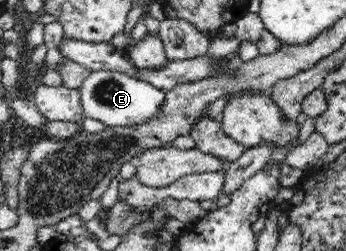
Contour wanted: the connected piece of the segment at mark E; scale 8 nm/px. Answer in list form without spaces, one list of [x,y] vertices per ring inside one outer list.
[[[109,70],[92,72],[84,79],[79,93],[85,118],[98,120],[110,128],[133,127],[147,123],[161,111],[166,100],[165,91],[153,87],[150,83]]]

